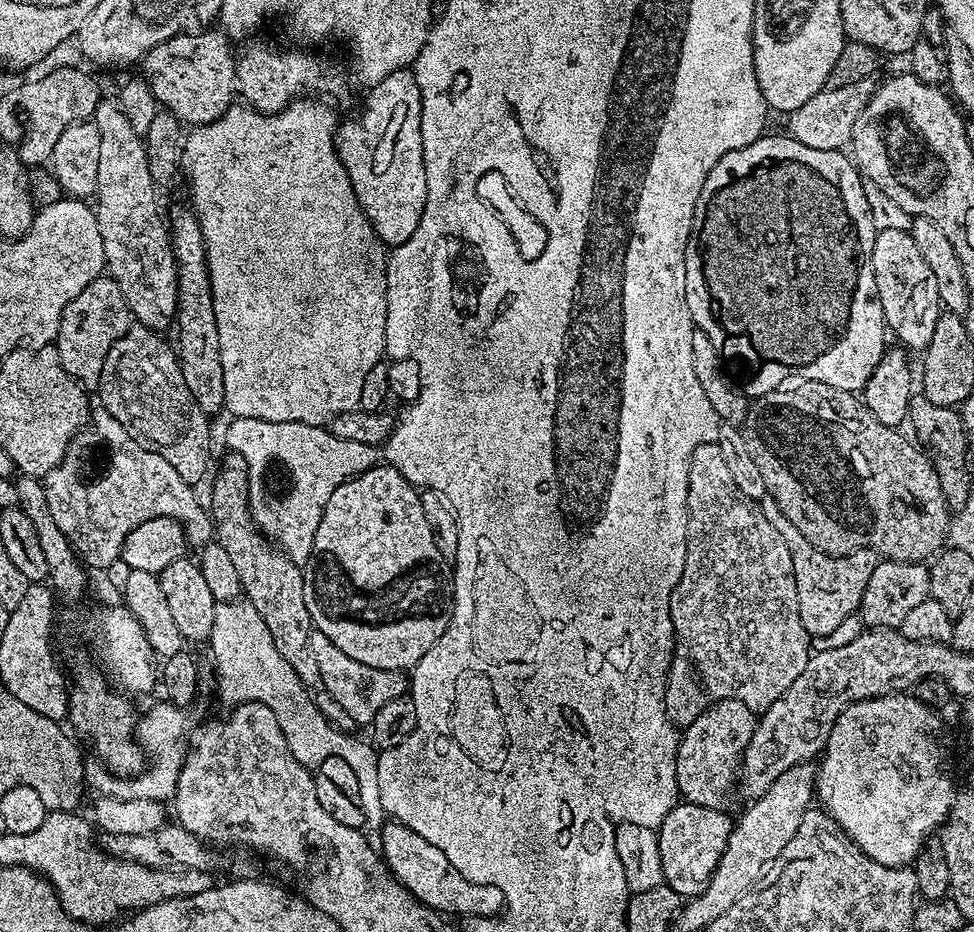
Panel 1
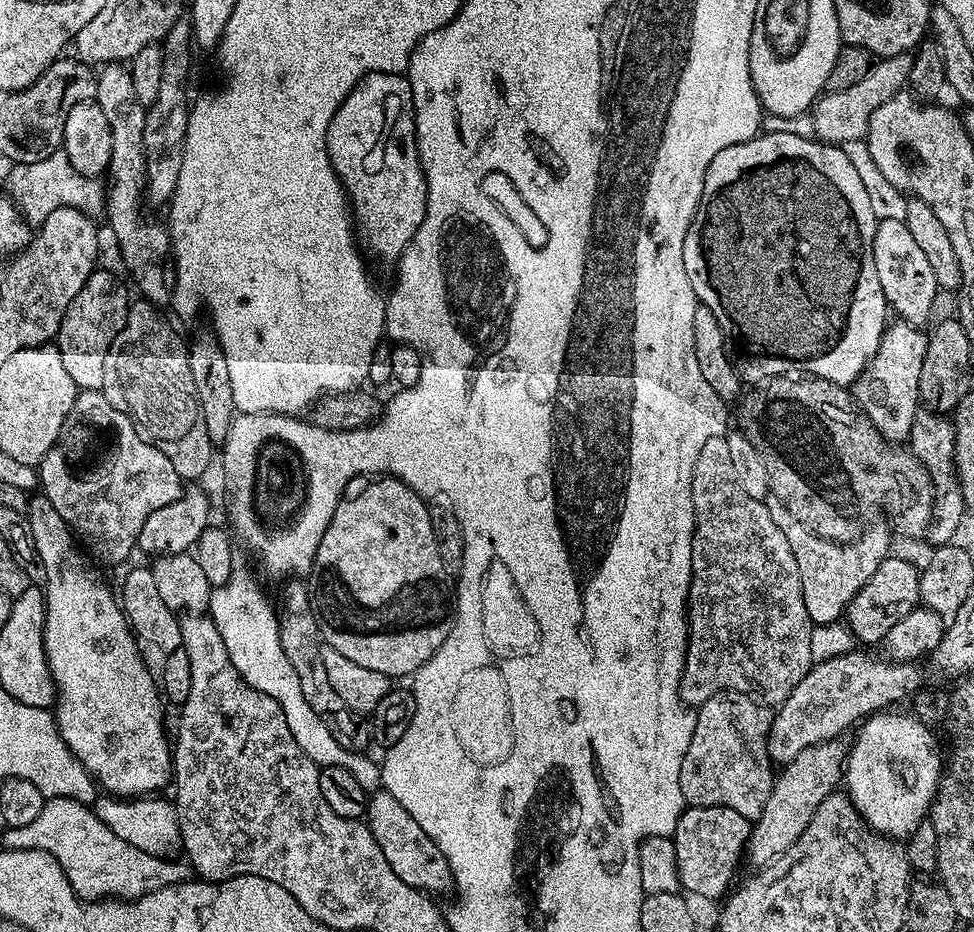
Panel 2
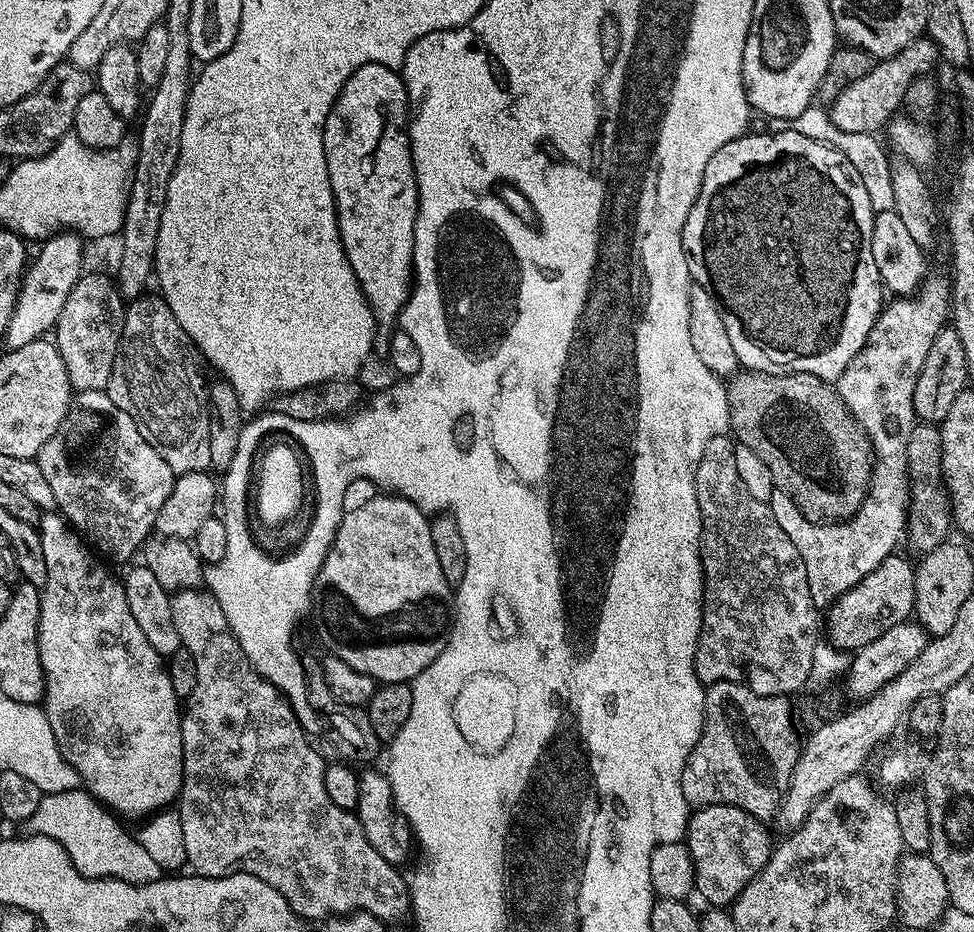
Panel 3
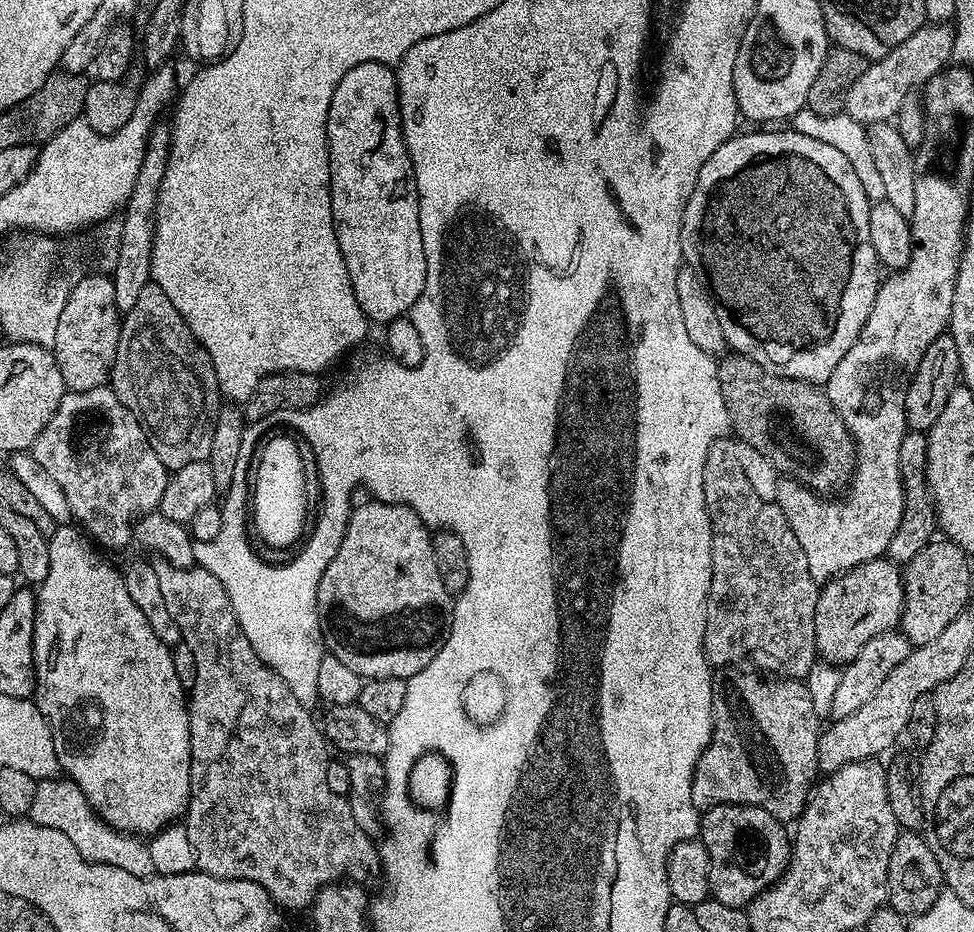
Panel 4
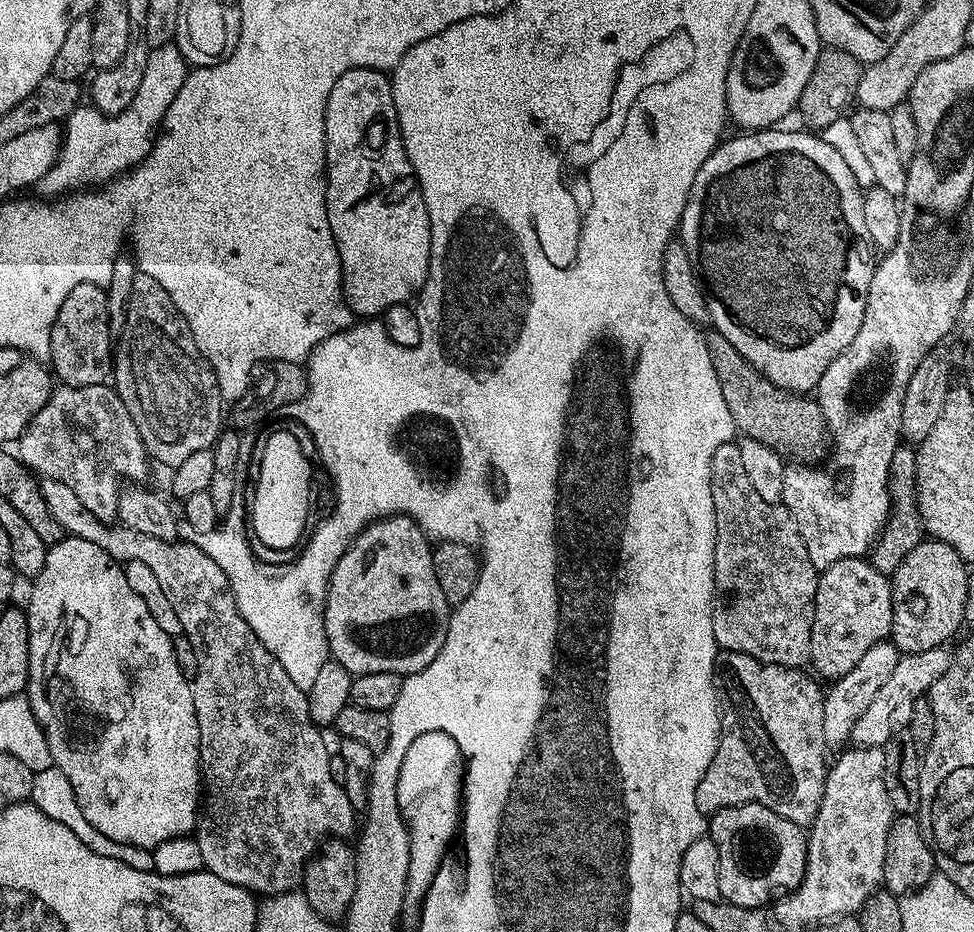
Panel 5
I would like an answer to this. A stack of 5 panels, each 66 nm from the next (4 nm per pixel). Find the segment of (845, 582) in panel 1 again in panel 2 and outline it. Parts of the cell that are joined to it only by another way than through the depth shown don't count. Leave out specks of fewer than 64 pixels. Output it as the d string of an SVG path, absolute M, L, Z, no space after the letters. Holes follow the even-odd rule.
M769 495L766 503L770 510L770 518L774 518L778 530L786 534L786 542L790 542L790 550L794 550L794 562L798 562L798 578L802 582L802 602L806 602L806 614L810 614L813 625L837 623L847 613L848 604L854 598L854 594L862 590L862 586L871 578L874 570L878 570L878 566L882 566L882 562L888 559L890 555L888 547L892 544L888 534L889 527L873 523L856 540L837 544L834 540L827 540L806 530L806 526L802 526L802 522L798 522L798 518L794 518L794 514L790 514L790 510L786 510L786 506L782 506L782 502L778 502L776 496Z

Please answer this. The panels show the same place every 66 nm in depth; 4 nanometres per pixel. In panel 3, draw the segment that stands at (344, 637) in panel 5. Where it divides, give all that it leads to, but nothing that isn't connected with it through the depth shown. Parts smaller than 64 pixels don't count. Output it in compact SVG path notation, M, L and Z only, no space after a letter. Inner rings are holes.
M376 494L365 504L357 508L349 507L344 513L342 522L336 526L336 533L332 539L330 550L314 578L312 587L311 619L316 619L316 632L320 635L322 643L328 647L327 651L336 656L346 666L366 674L369 678L380 684L407 684L422 674L434 658L442 654L442 650L448 646L448 633L454 628L454 588L450 578L442 570L442 562L438 562L438 550L434 546L434 538L430 538L430 520L422 509L414 506L404 496L395 494Z

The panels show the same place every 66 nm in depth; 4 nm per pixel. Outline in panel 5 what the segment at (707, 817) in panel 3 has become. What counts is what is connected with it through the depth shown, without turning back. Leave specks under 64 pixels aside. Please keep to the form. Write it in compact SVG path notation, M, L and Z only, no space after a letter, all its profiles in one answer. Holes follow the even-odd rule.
M735 804L710 816L710 835L718 846L720 900L753 910L763 909L799 886L806 870L808 838L801 825L766 810L761 804Z

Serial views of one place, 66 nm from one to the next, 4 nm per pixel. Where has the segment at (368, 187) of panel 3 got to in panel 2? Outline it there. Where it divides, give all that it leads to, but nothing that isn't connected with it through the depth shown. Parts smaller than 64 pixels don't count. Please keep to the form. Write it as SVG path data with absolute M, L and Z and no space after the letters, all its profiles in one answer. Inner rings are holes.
M370 72L361 76L338 106L326 130L326 146L336 177L350 197L350 211L362 240L364 235L374 255L391 262L399 261L412 235L422 226L428 201L426 178L416 149L416 111L407 79L394 72Z

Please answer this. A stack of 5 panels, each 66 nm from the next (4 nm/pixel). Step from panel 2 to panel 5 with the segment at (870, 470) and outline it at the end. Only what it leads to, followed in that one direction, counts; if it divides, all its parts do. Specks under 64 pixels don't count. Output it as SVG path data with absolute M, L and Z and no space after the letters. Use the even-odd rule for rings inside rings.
M708 330L702 337L708 347L710 362L714 362L714 374L718 374L718 386L722 386L722 398L726 398L726 410L730 410L730 418L734 418L737 433L741 437L749 436L762 442L762 446L770 446L770 450L784 457L785 461L819 465L823 461L820 459L829 455L830 441L822 410L815 399L808 394L787 392L784 388L774 386L774 382L770 382L759 370L750 366L750 362L746 362L746 358L742 358L742 354L738 354L738 350L734 350L734 346L730 346L730 342L726 342L726 338L722 338L720 332Z

